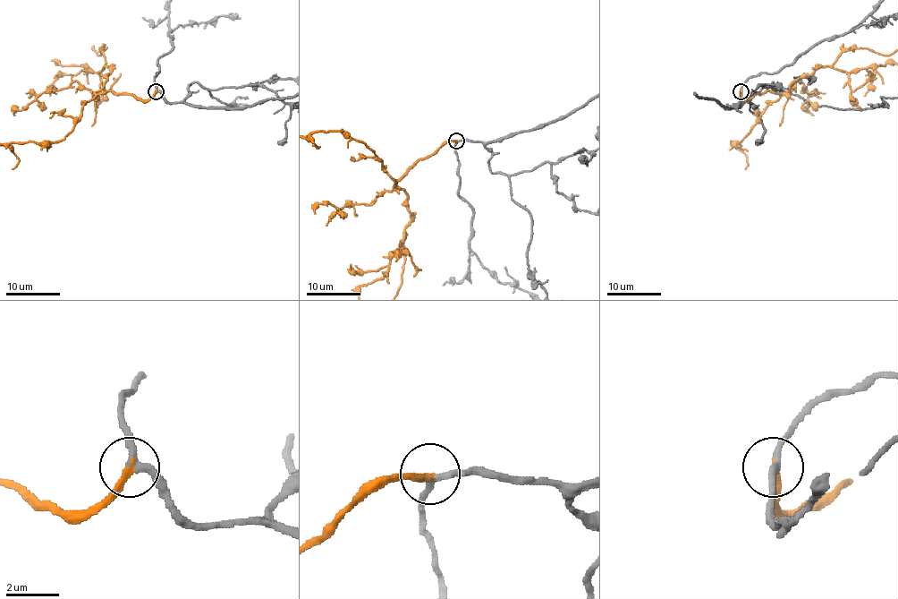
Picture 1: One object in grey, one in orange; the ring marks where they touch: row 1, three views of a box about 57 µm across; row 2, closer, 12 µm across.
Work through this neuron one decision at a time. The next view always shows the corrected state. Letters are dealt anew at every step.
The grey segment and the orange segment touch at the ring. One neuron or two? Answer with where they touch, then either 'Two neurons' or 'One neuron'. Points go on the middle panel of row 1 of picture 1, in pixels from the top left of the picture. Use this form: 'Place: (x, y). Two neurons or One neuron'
Place: (456, 141). One neuron

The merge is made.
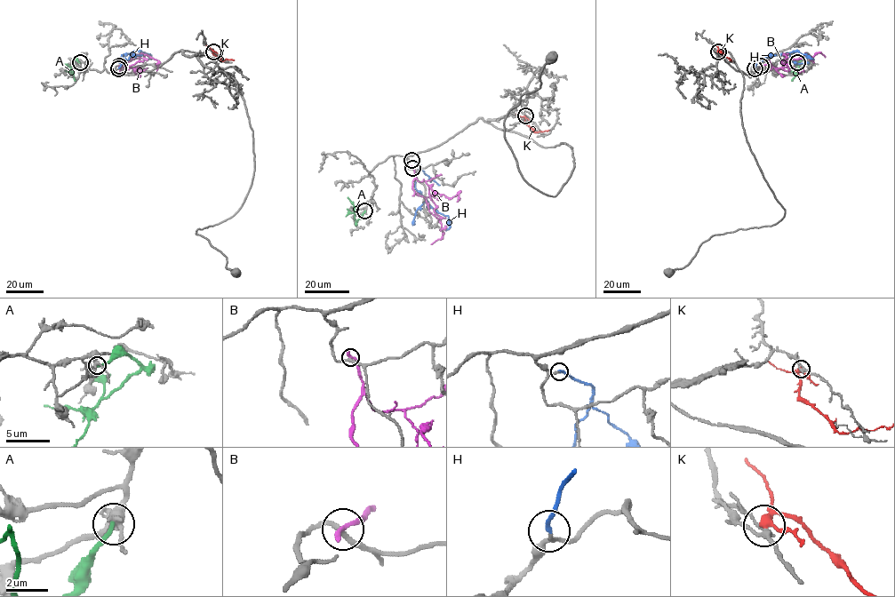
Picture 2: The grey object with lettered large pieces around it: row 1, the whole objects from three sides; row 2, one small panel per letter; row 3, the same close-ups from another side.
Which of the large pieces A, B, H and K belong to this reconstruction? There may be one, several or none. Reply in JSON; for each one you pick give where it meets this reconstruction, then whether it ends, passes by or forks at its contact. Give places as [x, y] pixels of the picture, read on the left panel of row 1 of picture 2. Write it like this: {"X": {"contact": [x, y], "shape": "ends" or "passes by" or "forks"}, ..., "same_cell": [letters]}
{"H": {"contact": [118, 68], "shape": "ends"}, "same_cell": ["H"]}

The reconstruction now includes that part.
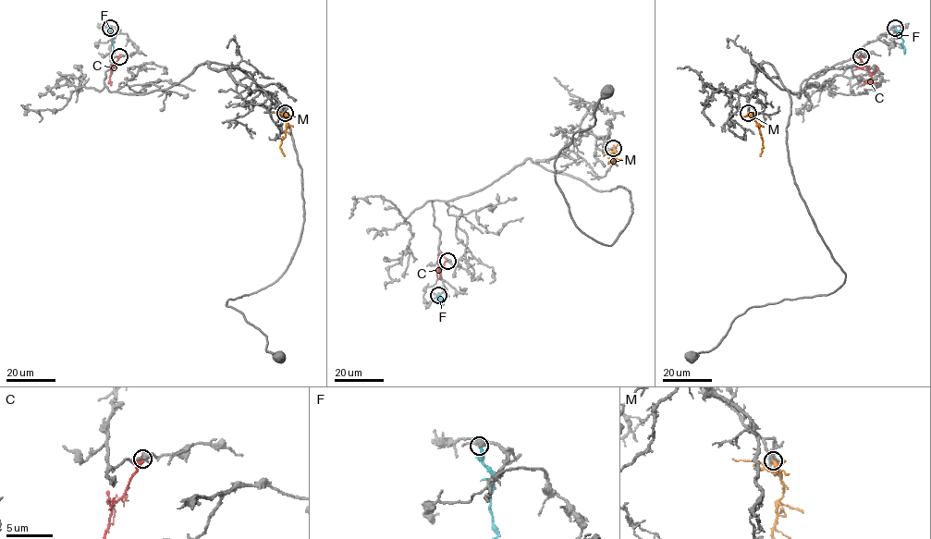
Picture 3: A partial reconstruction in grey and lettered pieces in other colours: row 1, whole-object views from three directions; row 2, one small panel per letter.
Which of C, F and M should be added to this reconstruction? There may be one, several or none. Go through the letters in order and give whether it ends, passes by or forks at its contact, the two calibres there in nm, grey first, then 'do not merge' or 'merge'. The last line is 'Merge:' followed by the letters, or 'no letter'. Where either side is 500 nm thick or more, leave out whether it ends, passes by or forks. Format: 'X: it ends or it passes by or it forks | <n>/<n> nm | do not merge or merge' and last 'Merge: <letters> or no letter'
C: it ends | 440/480 nm | do not merge
F: it ends | 400/320 nm | do not merge
M: it forks | 160/240 nm | merge
Merge: M

